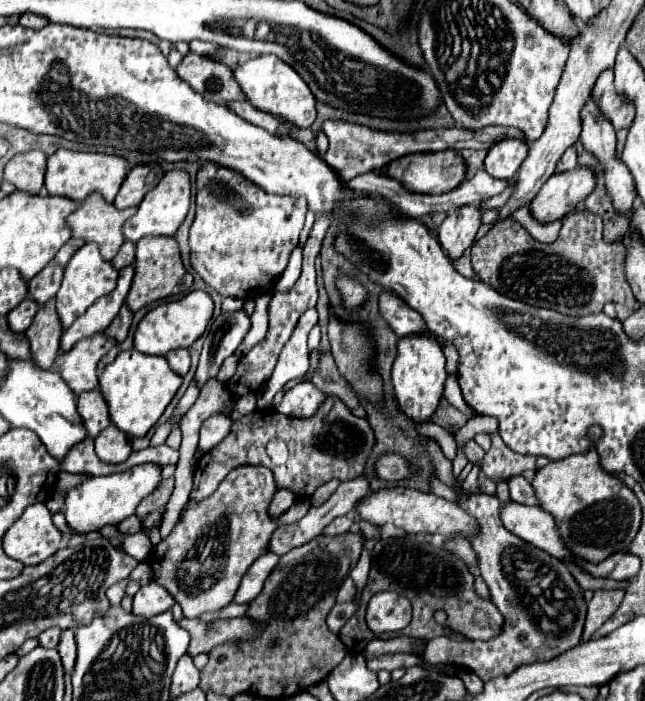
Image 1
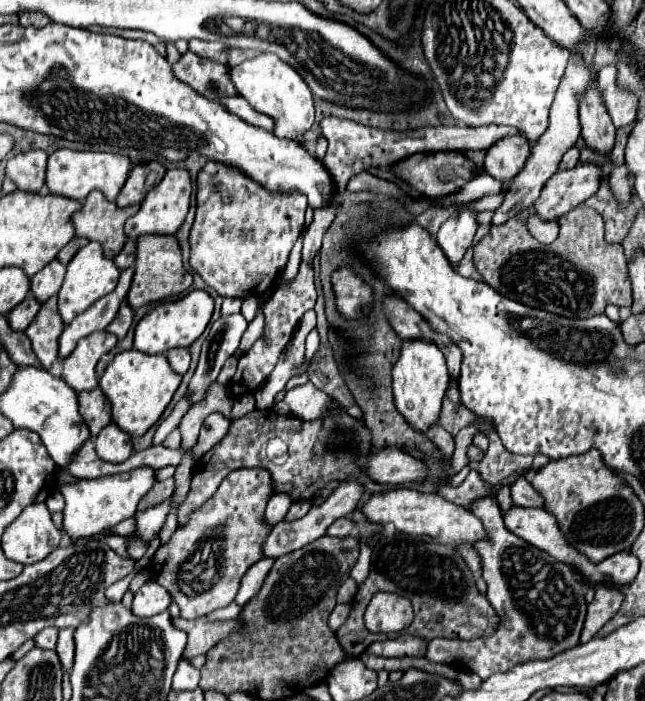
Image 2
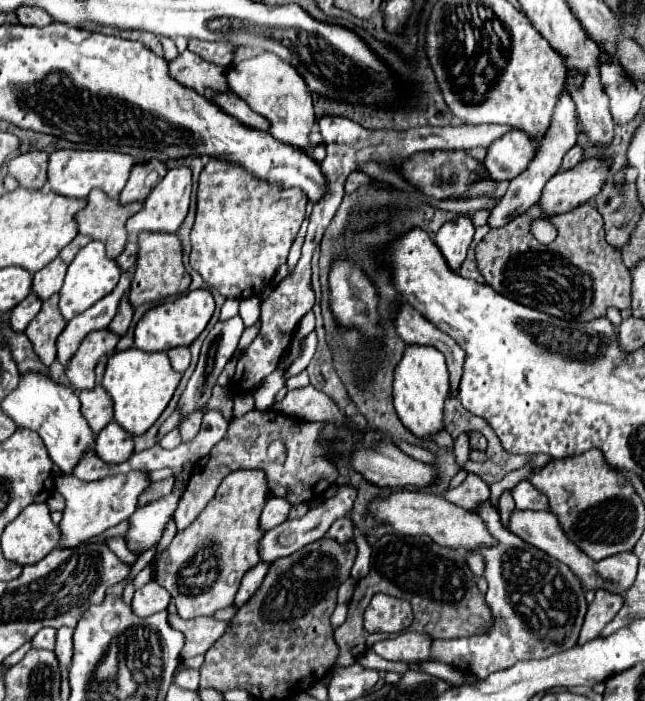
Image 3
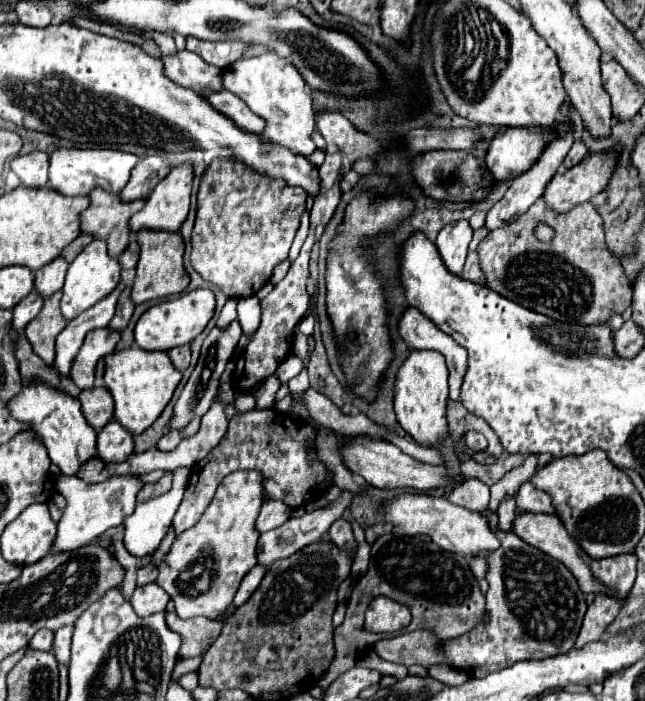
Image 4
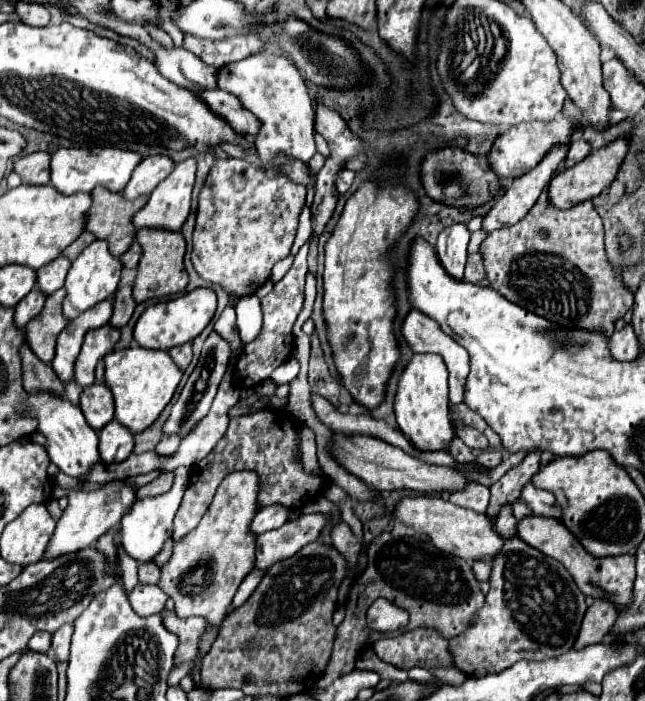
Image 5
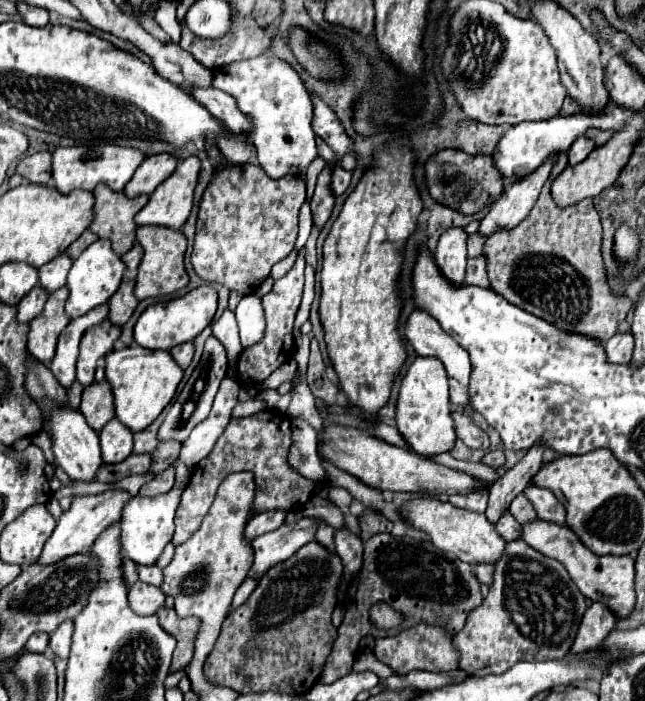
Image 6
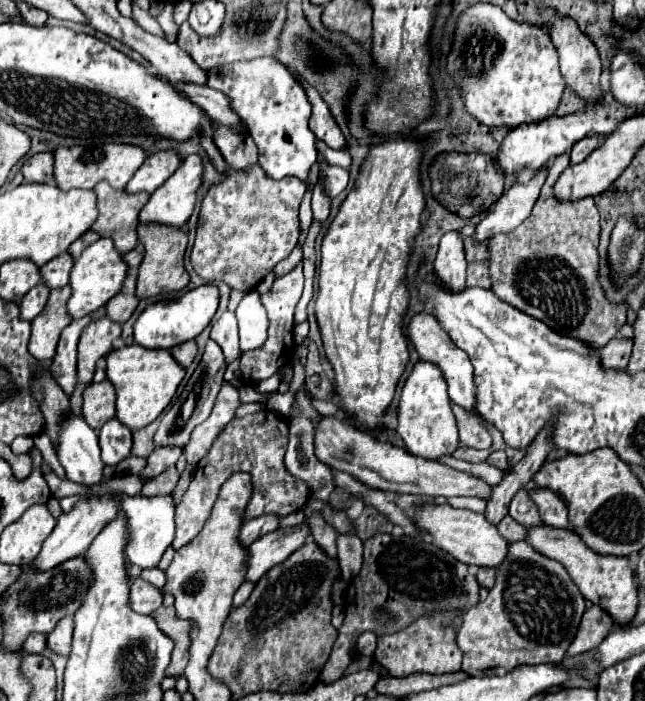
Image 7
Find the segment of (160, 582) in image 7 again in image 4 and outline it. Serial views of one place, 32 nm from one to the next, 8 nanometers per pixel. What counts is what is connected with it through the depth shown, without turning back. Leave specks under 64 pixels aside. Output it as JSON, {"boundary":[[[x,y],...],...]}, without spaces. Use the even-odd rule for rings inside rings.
{"boundary":[[[148,564],[148,566],[140,568],[140,570],[138,570],[136,586],[144,586],[144,584],[148,584],[148,582],[154,582],[154,580],[156,580],[156,576],[158,576],[158,570],[156,570],[156,566],[154,566],[154,564]]]}

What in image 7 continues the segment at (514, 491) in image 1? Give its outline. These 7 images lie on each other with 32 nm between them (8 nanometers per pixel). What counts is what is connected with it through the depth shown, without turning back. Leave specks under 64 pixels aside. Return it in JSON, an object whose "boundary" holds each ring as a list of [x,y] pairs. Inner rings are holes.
{"boundary":[[[536,488],[536,490],[528,490],[528,494],[534,500],[538,514],[540,514],[544,524],[550,524],[550,526],[556,526],[556,528],[572,528],[568,524],[566,504],[552,490]]]}

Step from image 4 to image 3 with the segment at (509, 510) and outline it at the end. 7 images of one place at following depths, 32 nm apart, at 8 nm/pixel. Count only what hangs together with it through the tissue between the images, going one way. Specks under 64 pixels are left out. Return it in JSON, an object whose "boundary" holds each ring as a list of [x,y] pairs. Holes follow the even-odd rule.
{"boundary":[[[504,490],[504,496],[500,496],[500,500],[498,500],[498,512],[500,512],[500,518],[502,518],[504,526],[506,526],[506,520],[510,516],[508,510],[512,510],[512,508],[514,508],[514,500],[510,496],[510,490]]]}

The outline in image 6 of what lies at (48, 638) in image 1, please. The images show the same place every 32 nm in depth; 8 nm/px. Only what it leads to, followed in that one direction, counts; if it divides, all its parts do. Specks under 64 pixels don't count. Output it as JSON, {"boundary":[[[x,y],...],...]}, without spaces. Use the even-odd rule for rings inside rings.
{"boundary":[[[44,632],[32,634],[30,640],[26,642],[28,652],[46,652],[46,648],[48,648],[48,634],[44,634]]]}

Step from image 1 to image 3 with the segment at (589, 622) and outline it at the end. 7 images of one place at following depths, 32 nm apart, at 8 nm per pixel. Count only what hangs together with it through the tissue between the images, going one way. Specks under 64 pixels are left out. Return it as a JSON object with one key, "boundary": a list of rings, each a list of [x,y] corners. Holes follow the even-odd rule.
{"boundary":[[[598,590],[594,602],[588,606],[578,644],[590,642],[596,636],[600,636],[602,628],[618,614],[622,602],[624,602],[624,598],[620,594],[614,594],[614,592],[608,592],[608,590]]]}

